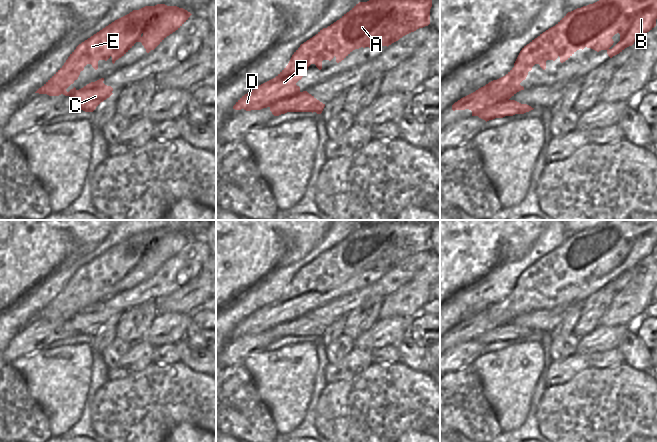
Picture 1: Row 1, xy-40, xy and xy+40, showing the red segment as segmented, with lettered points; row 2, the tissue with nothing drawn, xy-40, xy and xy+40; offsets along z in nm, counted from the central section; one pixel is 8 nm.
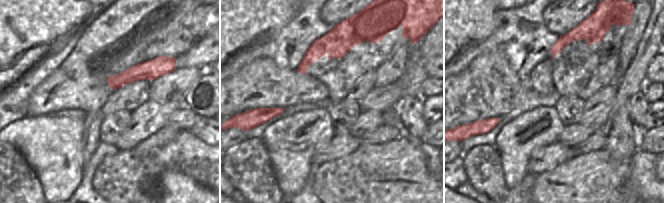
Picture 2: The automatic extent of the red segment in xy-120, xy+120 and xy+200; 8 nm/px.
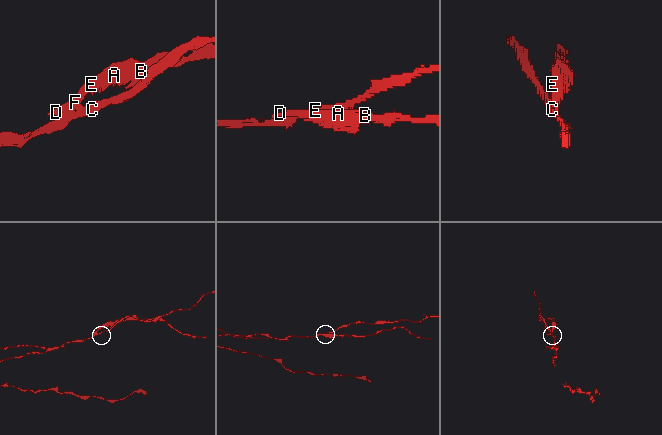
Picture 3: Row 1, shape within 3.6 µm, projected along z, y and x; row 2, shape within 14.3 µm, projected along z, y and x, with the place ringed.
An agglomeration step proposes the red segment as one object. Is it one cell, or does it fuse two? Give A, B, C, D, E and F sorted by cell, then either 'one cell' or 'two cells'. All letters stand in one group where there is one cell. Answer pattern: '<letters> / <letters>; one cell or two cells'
A B D E F / C; two cells

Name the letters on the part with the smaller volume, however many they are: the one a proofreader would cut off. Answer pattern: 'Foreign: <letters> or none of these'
Foreign: A, B, D, E, F

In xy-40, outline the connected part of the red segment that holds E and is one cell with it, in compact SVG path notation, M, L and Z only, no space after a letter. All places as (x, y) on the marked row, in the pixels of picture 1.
M165 4L133 10L79 44L64 65L35 93L71 96L76 88L69 92L66 89L78 79L87 64L97 70L98 61L107 61L110 57L114 64L136 42L141 42L149 53L178 30L191 15L183 8Z

